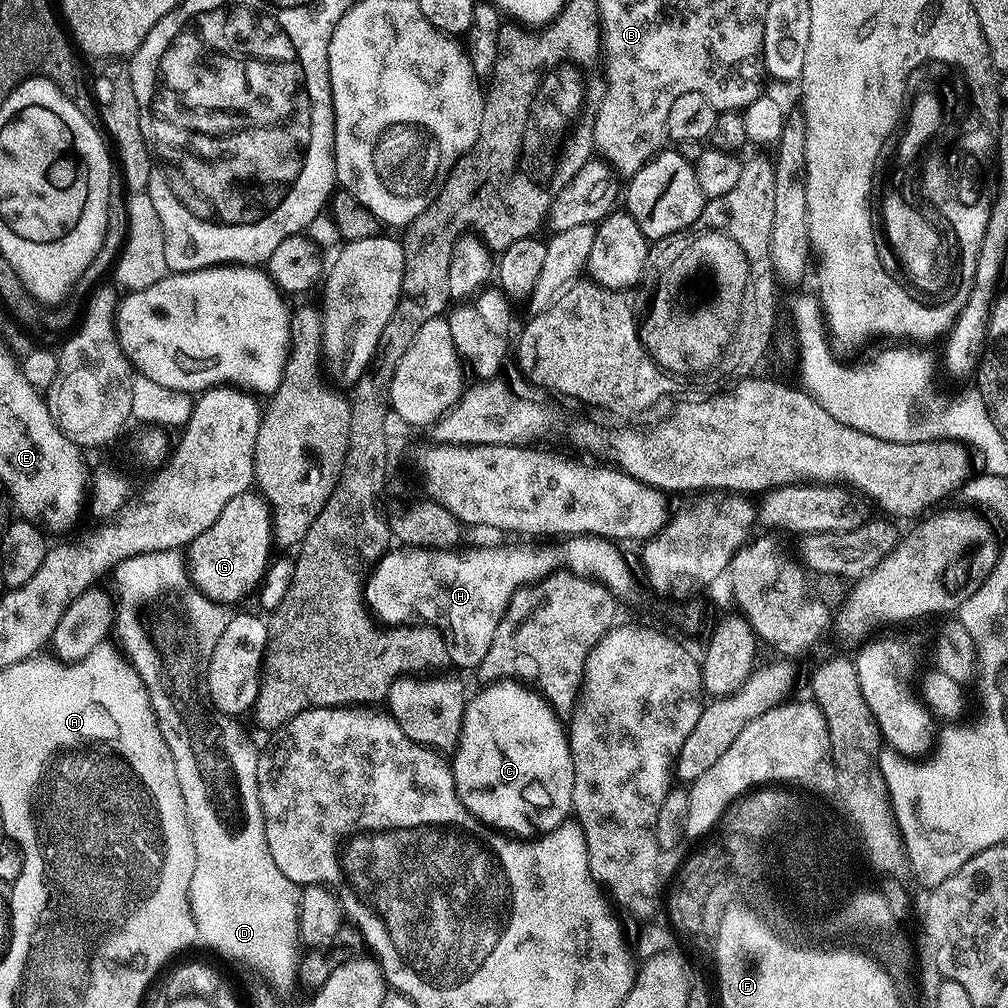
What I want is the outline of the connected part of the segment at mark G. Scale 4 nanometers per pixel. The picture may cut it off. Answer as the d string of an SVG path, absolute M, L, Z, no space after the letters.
M252 490L238 494L238 498L230 498L230 502L226 502L214 526L202 530L202 534L188 545L186 565L192 585L217 604L233 606L243 596L257 591L268 571L272 548L272 517L267 501Z

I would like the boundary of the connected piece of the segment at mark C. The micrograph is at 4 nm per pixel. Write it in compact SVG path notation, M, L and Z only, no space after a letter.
M515 678L483 687L464 705L456 757L450 760L458 798L490 828L520 838L548 832L572 812L574 762L565 725L535 687Z

